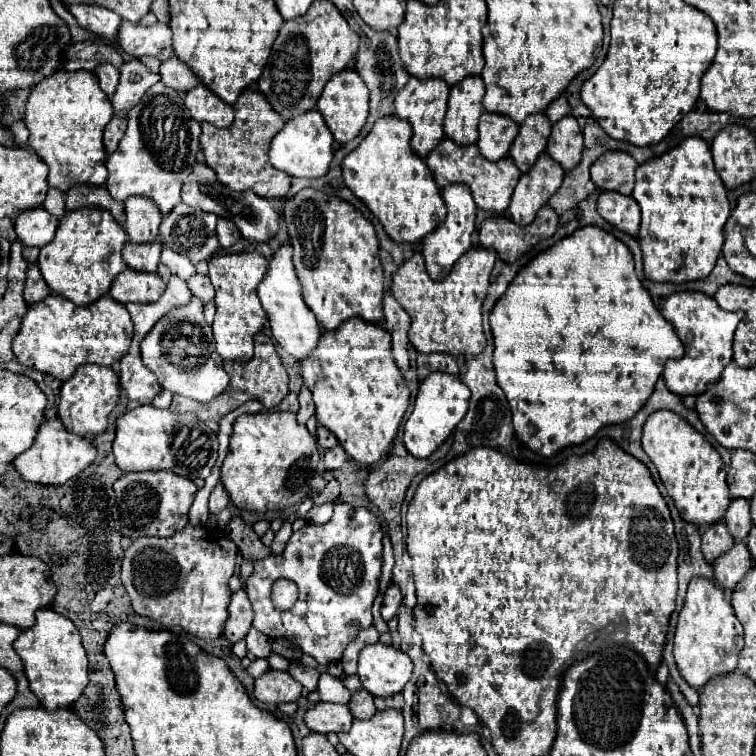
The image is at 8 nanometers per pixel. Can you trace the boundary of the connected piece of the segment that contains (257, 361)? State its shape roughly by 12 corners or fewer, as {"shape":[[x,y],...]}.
{"shape":[[256,334],[246,364],[224,362],[230,386],[210,404],[174,396],[212,432],[248,400],[266,410],[288,394],[288,374],[270,336]]}

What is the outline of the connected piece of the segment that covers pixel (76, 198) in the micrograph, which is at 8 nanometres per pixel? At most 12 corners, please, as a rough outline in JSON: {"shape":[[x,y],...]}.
{"shape":[[72,186],[66,192],[66,210],[100,206],[122,222],[118,206],[106,186]]}

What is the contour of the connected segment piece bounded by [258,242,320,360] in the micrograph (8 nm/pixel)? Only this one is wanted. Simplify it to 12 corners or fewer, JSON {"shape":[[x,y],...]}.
{"shape":[[292,244],[258,286],[272,336],[296,360],[320,338],[302,298]]}

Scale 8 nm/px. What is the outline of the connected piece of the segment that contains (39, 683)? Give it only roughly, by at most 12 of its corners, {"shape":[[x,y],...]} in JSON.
{"shape":[[50,606],[20,632],[30,690],[70,708],[88,684],[78,628]]}

